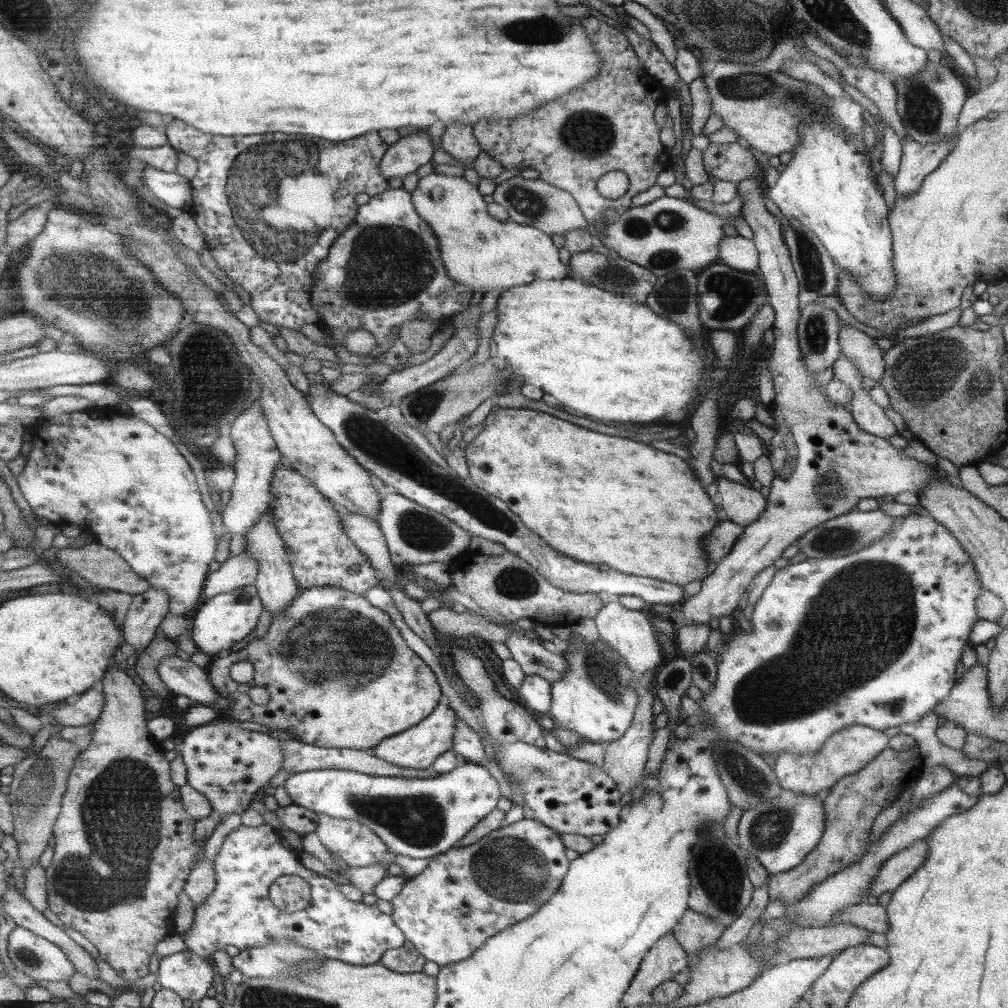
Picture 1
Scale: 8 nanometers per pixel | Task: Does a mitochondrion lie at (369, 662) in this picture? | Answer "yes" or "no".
yes

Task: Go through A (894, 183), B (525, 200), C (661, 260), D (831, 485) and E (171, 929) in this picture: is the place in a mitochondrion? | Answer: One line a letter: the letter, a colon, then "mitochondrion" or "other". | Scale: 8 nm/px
A: other
B: mitochondrion
C: mitochondrion
D: mitochondrion
E: other

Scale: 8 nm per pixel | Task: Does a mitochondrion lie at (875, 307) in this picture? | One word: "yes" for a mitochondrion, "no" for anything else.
no

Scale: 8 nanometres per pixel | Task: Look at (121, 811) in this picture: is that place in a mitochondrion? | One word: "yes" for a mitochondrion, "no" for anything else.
yes

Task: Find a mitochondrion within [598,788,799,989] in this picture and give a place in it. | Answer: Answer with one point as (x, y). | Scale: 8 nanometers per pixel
(723, 887)

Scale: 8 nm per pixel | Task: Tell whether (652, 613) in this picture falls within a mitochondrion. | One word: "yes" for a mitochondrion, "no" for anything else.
no

